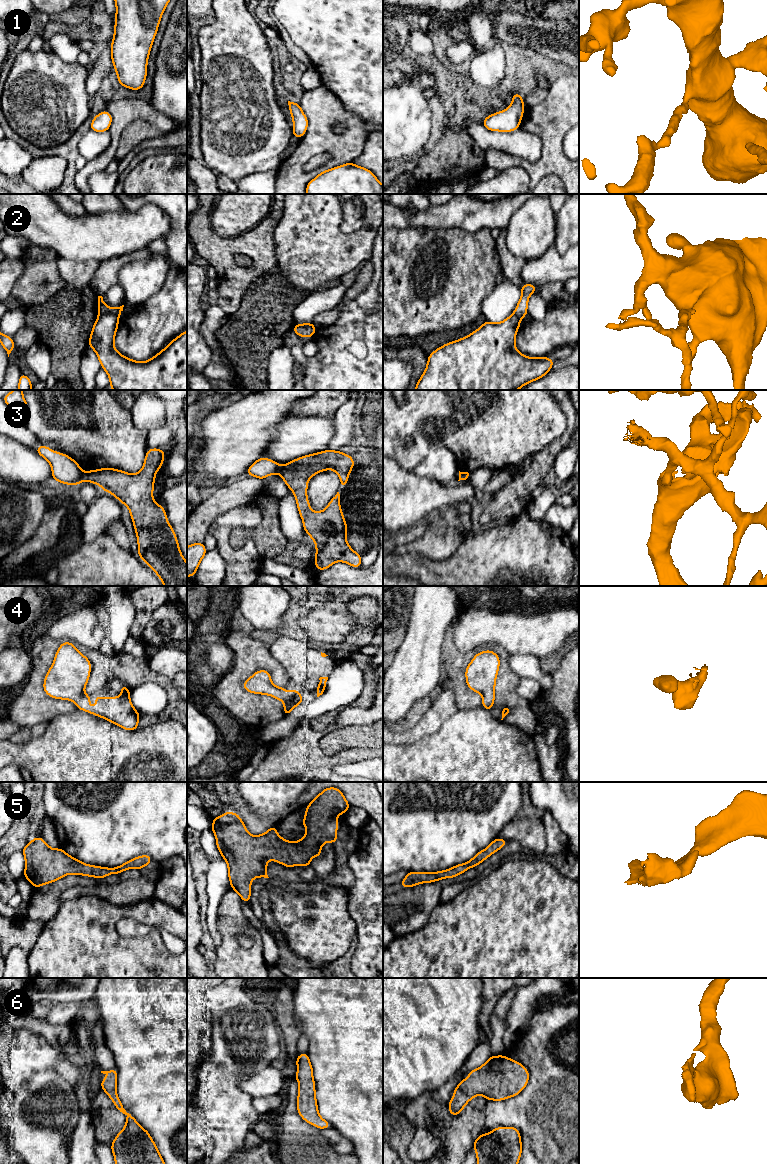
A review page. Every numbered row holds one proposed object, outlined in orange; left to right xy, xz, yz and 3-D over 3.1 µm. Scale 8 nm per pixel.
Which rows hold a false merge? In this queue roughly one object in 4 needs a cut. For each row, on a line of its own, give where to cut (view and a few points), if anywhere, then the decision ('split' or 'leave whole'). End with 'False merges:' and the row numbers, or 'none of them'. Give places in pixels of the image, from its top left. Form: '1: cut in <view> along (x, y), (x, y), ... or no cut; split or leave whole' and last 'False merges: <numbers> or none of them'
1: no cut; leave whole
2: cut in xy along (99, 314), (115, 314), (118, 316); split
3: cut in xy along (83, 472), (84, 479); split
4: no cut; leave whole
5: no cut; leave whole
6: no cut; leave whole
False merges: 2, 3

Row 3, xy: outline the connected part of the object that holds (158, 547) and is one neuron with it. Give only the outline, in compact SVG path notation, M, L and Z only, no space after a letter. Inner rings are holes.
M157 448L148 449L142 469L136 474L130 474L113 468L101 468L84 472L84 480L98 484L104 491L111 493L120 502L127 506L137 535L138 556L153 569L161 579L164 586L187 586L187 562L181 554L177 537L170 523L164 507L158 505L153 499L154 480L159 468L163 465L165 451Z

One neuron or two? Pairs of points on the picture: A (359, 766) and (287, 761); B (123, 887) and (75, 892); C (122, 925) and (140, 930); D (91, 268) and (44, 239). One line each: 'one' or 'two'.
A: two
B: one
C: one
D: two

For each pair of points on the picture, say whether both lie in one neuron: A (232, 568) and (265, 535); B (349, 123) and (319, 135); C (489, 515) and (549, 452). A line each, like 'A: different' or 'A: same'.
A: different
B: same
C: same

